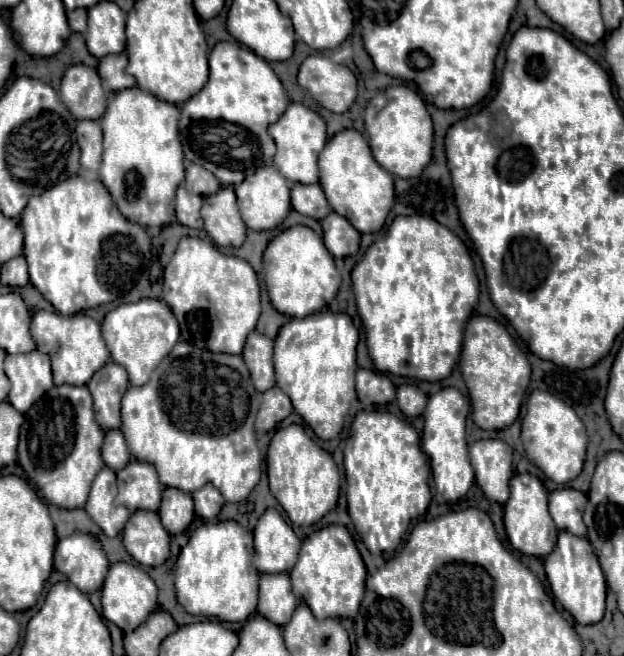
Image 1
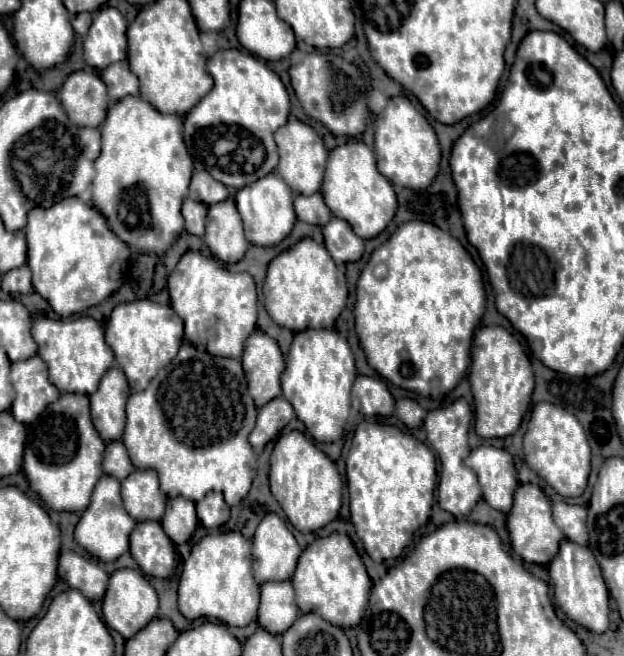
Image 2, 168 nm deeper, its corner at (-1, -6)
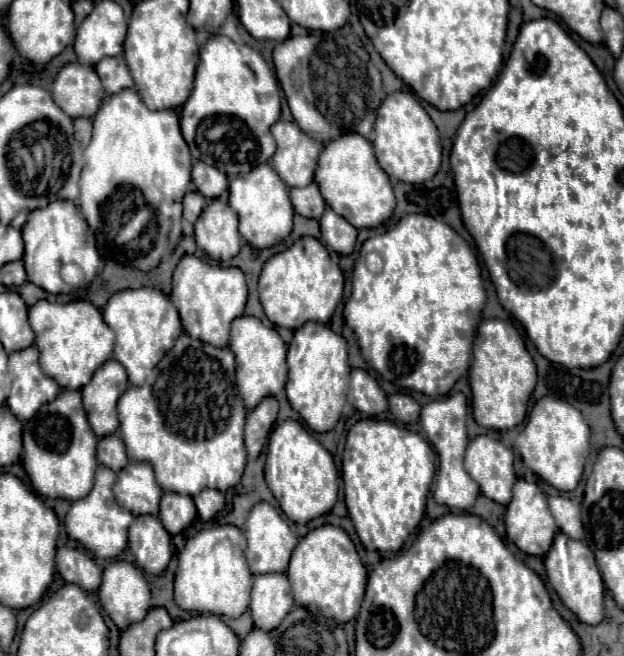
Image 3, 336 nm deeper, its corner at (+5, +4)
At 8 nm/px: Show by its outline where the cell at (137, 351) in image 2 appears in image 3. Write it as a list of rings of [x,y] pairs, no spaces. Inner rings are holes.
[[[157,288],[121,290],[113,294],[103,308],[103,318],[115,332],[115,358],[125,366],[129,384],[133,386],[141,386],[145,382],[147,374],[173,348],[175,340],[183,332],[177,308]]]

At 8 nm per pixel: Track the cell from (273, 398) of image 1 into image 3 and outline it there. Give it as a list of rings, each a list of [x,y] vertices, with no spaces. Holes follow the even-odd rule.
[[[265,398],[253,412],[247,414],[245,424],[245,448],[249,458],[257,458],[263,452],[263,446],[267,442],[267,436],[273,428],[273,422],[279,412],[277,398]]]

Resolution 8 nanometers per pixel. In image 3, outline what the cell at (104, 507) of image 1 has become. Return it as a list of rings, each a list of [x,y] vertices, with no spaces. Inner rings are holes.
[[[99,466],[95,474],[95,484],[89,496],[75,500],[65,516],[65,530],[69,538],[83,544],[95,558],[115,558],[119,556],[127,546],[127,530],[131,522],[135,520],[133,514],[125,512],[123,508],[117,508],[117,502],[113,500],[113,484],[117,474],[111,468]]]

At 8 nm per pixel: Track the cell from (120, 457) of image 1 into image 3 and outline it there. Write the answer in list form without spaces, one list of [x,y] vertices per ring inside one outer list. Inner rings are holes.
[[[117,434],[101,438],[99,444],[97,444],[97,460],[103,466],[107,466],[107,468],[111,468],[115,472],[119,472],[121,468],[125,468],[125,464],[129,462],[129,458],[125,454],[123,440]]]

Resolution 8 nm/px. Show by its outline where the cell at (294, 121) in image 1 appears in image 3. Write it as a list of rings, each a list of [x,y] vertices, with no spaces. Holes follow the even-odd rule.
[[[279,120],[273,124],[271,134],[277,142],[277,152],[271,160],[273,170],[289,188],[311,184],[317,166],[319,144],[305,136],[295,122]]]

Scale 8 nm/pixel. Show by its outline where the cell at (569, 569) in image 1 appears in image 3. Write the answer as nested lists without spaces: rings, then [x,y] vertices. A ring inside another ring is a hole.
[[[559,532],[553,540],[553,548],[545,556],[545,570],[547,580],[553,586],[553,590],[559,594],[561,602],[583,622],[583,624],[599,624],[603,620],[603,594],[605,586],[601,580],[601,574],[595,564],[595,556],[591,548],[581,542],[565,536]]]

